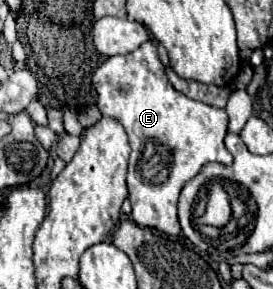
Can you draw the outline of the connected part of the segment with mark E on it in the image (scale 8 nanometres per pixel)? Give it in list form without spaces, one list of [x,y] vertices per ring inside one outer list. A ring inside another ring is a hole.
[[[147,40],[125,56],[107,58],[93,74],[93,86],[103,116],[117,118],[129,134],[131,158],[127,186],[133,204],[131,218],[139,226],[178,237],[181,226],[177,222],[177,198],[181,188],[193,180],[205,164],[217,162],[229,166],[233,162],[233,156],[223,144],[229,124],[227,112],[177,92],[167,80],[153,40]],[[157,146],[167,152],[161,154]]]

